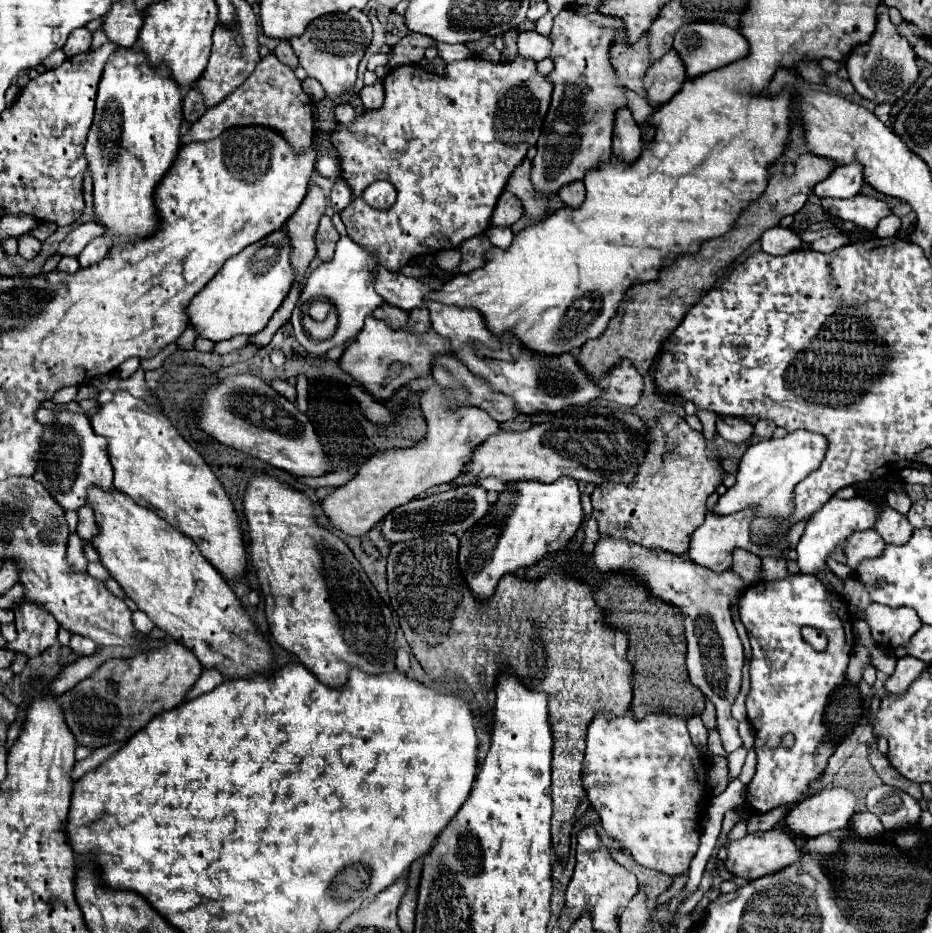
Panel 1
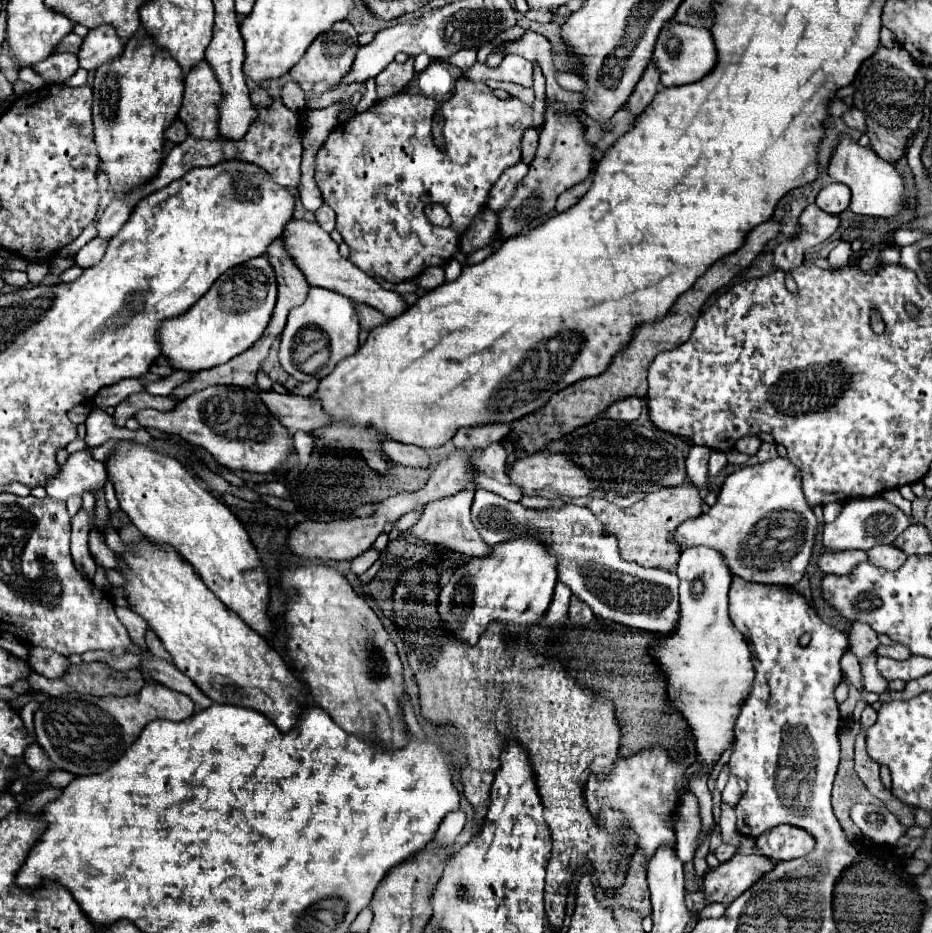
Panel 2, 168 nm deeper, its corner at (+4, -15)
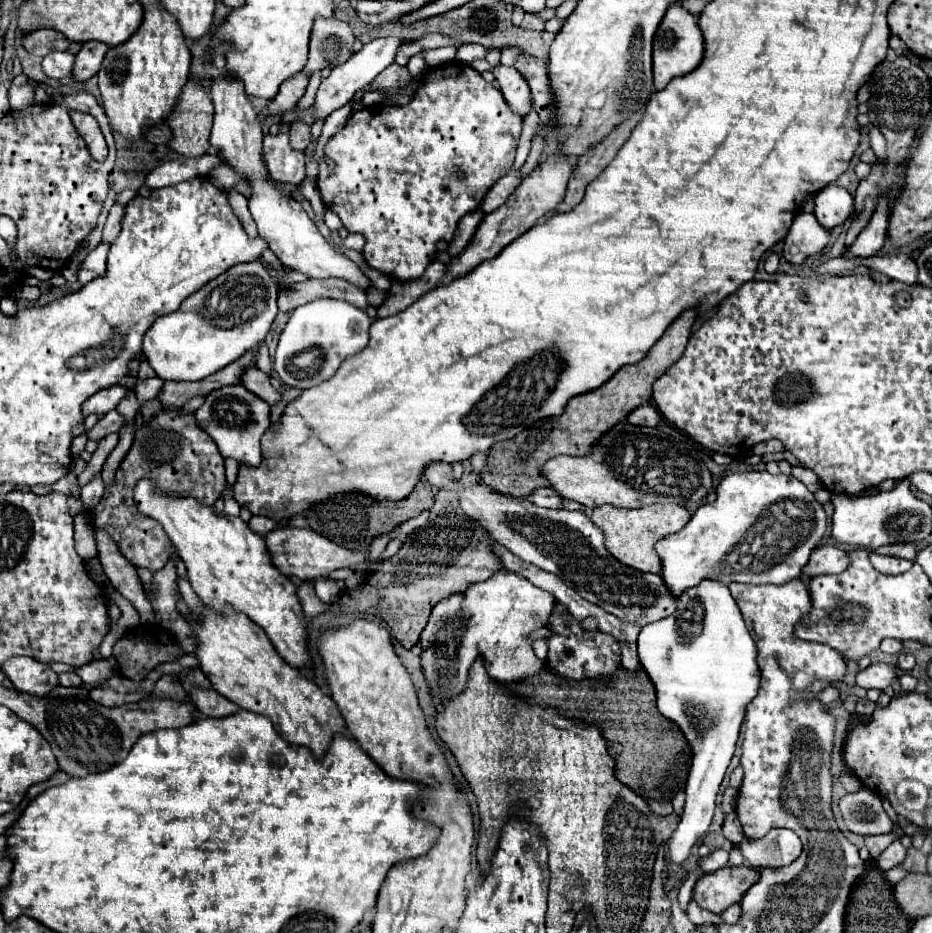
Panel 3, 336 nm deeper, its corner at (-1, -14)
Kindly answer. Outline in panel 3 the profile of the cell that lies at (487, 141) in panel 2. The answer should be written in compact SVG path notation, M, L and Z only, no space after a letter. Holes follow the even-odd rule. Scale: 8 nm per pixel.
M448 62L448 64L442 64L438 68L430 68L426 74L424 74L424 86L414 94L414 98L410 100L410 104L406 106L384 106L384 104L376 104L376 106L370 106L370 108L362 108L358 112L354 112L350 116L350 120L346 122L346 126L336 132L324 146L324 158L320 158L318 162L318 190L322 194L322 200L324 204L336 212L344 224L344 228L348 232L354 232L354 234L362 234L366 238L366 244L362 248L362 256L366 260L366 264L394 280L400 280L400 282L408 282L408 280L416 280L424 274L426 266L434 260L436 256L436 244L440 240L444 242L450 242L452 236L454 236L454 230L456 230L456 224L458 220L476 210L482 202L482 198L486 196L486 192L492 188L492 184L504 176L512 166L514 166L514 156L516 156L516 146L518 146L518 140L520 140L520 132L522 132L522 118L512 114L510 106L504 102L500 90L496 90L492 84L488 84L480 72L476 72L472 66L466 66L466 64L460 64L460 62ZM326 158L332 158L336 162L336 168L334 170L328 170L326 166Z

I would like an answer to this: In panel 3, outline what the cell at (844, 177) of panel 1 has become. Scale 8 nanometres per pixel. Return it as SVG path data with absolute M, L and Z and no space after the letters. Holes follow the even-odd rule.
M826 186L816 194L814 202L816 202L814 214L818 222L828 230L846 222L854 212L854 198L842 186Z

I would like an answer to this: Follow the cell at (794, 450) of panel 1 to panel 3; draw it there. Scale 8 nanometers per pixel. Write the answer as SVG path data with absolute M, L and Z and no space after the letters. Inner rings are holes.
M734 472L722 478L716 488L716 502L700 506L690 522L670 536L656 542L656 552L662 558L662 576L674 596L696 586L704 578L714 578L722 584L786 584L802 576L812 550L820 544L826 530L826 514L814 494L794 476L770 472Z

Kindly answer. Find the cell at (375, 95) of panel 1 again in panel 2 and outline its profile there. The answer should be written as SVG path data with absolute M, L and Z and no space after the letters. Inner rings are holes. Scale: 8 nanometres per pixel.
M413 57L407 59L407 63L389 63L379 75L377 75L377 97L389 97L395 93L401 93L403 87L411 81L415 75L413 71Z

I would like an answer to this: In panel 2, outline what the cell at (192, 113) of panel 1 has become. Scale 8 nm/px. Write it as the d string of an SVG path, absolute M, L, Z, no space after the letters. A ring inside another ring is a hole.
M173 121L171 127L165 131L165 139L171 143L181 143L183 139L187 139L187 127L183 125L183 121Z

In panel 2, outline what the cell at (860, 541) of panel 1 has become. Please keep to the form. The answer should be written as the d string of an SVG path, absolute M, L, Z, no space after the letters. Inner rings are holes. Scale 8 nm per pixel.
M825 551L817 565L823 573L835 573L835 575L847 575L853 571L855 565L861 561L867 561L865 551Z

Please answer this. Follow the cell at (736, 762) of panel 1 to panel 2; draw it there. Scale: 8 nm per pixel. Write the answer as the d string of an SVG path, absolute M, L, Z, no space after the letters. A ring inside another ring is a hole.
M721 805L719 829L721 829L721 835L723 835L723 843L729 843L729 845L737 847L737 851L739 851L741 835L737 833L737 827L735 827L735 813L733 813L733 809L727 807L727 805Z

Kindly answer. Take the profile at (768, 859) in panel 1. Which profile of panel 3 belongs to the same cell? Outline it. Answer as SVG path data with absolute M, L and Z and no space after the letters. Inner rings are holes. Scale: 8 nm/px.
M724 866L712 874L704 874L694 886L694 900L720 914L730 904L742 900L742 894L760 878L760 870L750 866Z

